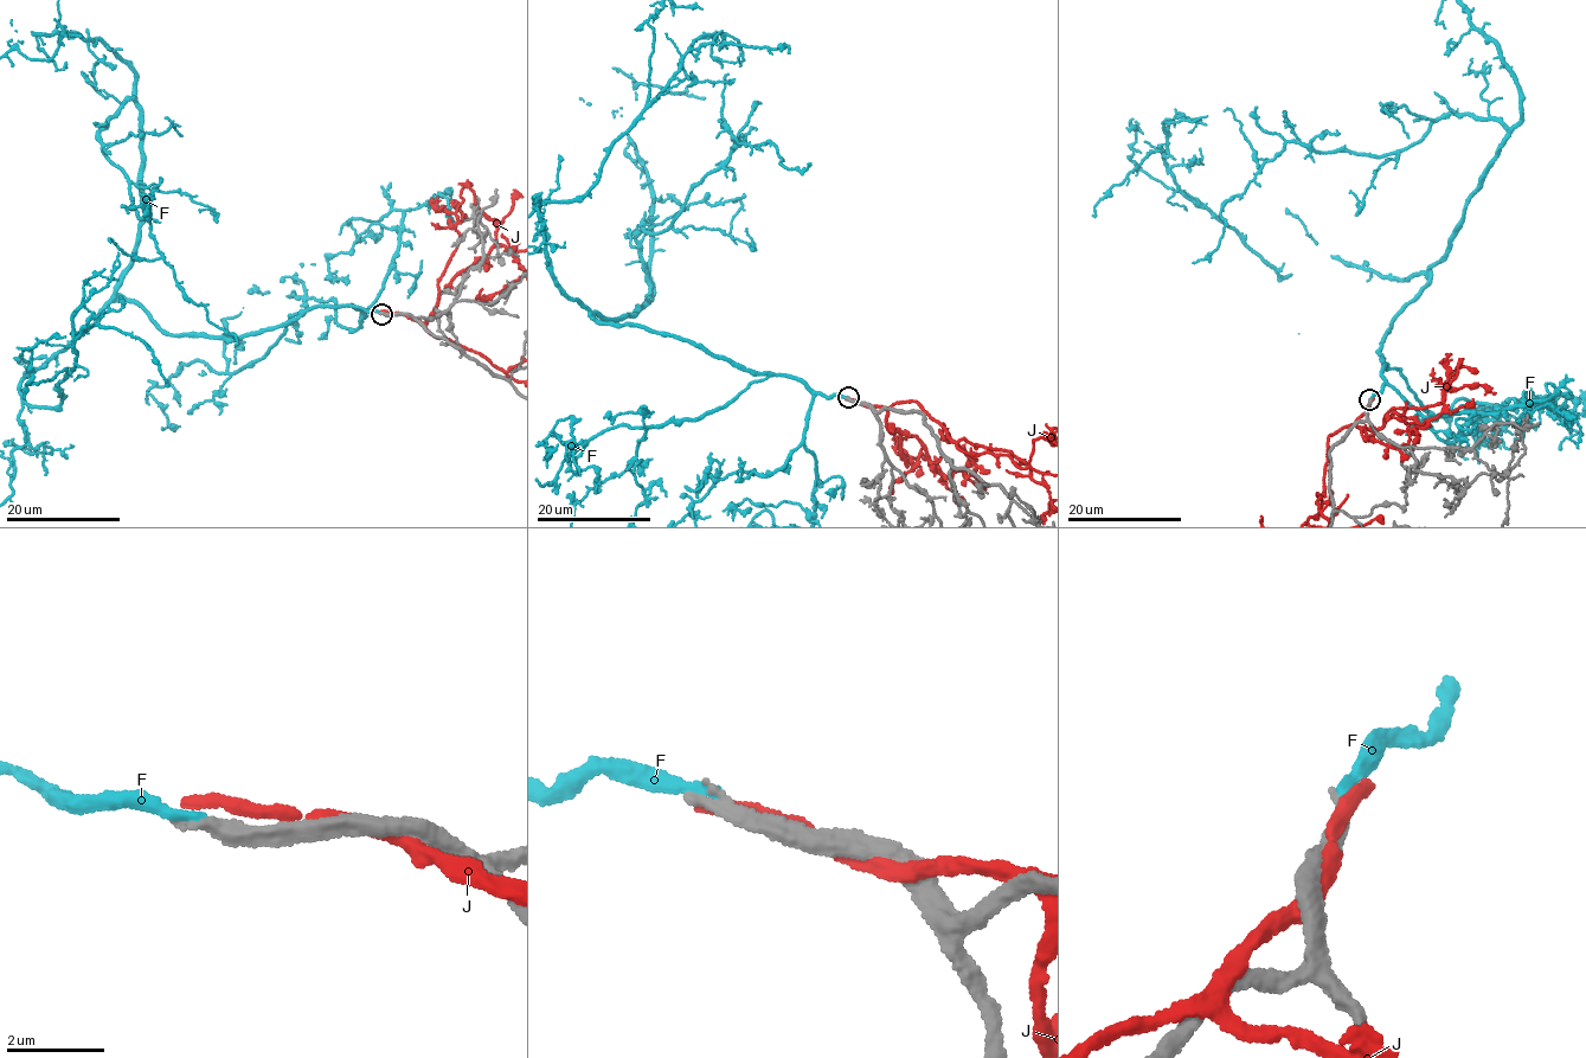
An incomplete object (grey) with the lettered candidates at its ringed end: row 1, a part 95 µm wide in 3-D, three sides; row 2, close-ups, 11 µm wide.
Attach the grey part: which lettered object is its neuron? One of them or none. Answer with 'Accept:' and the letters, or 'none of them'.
Accept: none of them

